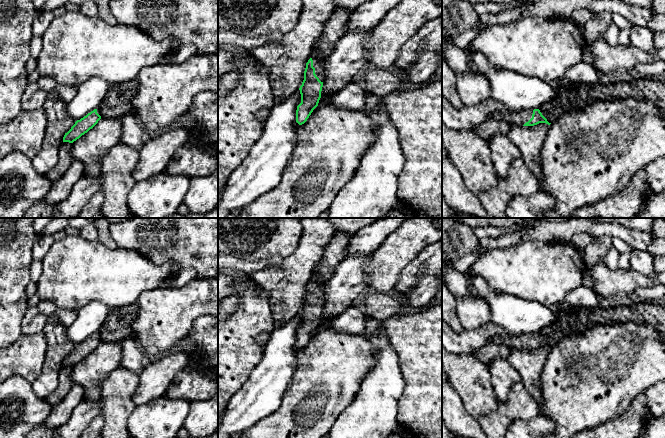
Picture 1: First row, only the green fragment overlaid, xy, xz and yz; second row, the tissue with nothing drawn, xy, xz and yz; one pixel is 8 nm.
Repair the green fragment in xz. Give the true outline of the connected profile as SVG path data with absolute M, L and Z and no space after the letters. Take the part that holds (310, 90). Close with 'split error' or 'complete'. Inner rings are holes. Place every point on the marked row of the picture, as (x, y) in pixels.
M314 51L306 63L304 80L300 86L301 103L297 106L296 122L304 124L313 110L318 106L325 79L324 57L320 58Z; split error

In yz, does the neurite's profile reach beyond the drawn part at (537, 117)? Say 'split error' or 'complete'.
split error

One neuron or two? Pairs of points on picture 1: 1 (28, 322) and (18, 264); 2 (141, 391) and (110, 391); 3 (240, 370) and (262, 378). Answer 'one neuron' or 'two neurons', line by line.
1: two neurons
2: two neurons
3: two neurons

